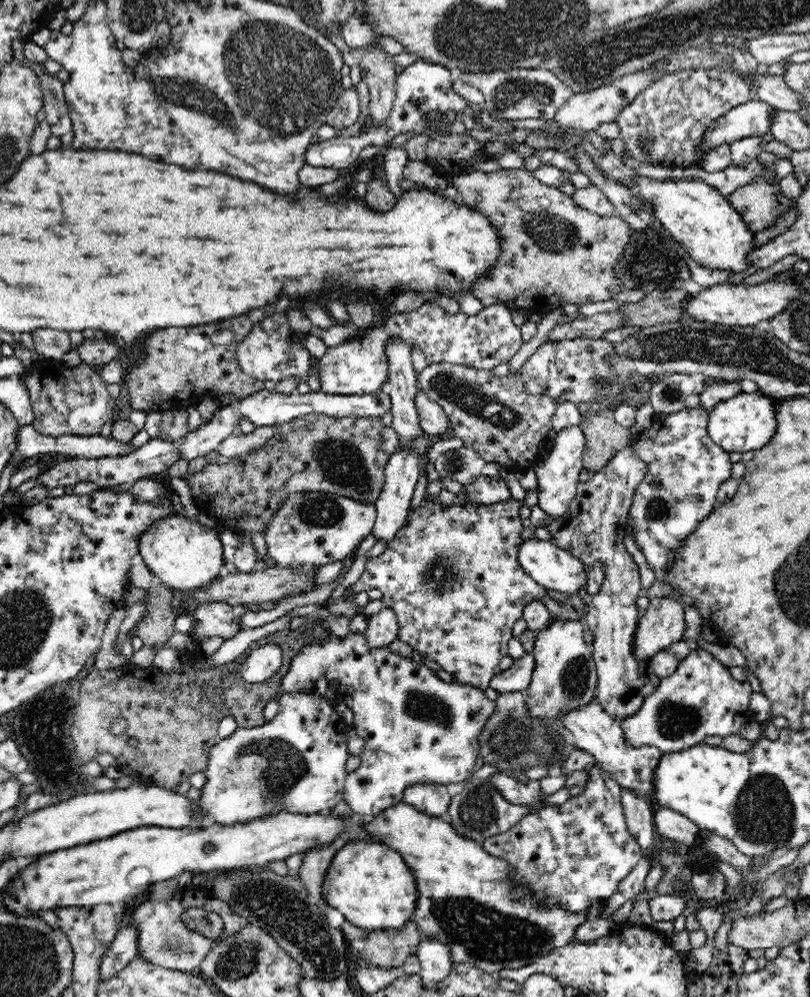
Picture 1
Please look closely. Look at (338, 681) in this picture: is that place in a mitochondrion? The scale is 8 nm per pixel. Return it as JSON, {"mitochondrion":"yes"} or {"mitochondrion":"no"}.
{"mitochondrion":"no"}

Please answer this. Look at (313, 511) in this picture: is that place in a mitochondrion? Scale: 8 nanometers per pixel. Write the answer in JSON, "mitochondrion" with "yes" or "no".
{"mitochondrion":"yes"}

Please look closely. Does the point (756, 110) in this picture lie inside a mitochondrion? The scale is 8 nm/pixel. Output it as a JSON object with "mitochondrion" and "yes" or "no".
{"mitochondrion":"no"}

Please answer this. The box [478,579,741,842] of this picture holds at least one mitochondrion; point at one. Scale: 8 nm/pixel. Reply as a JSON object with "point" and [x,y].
{"point":[514,739]}

